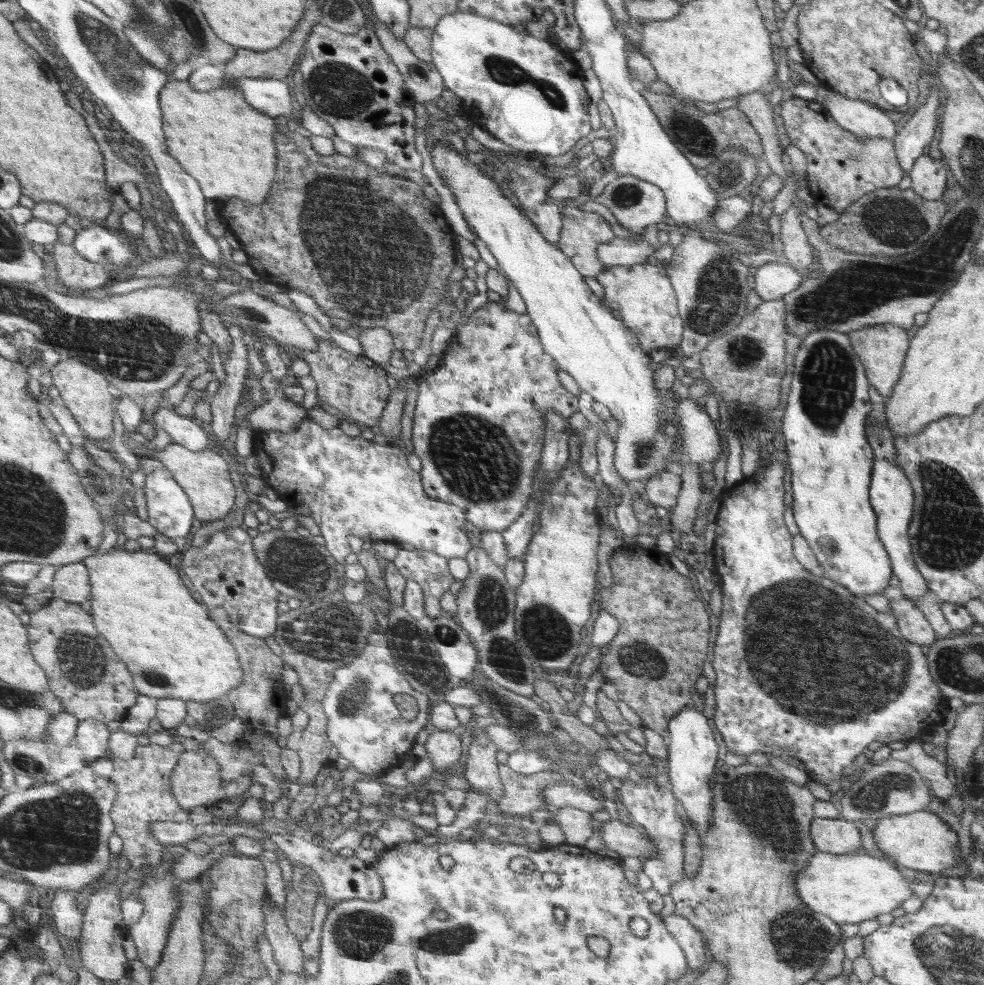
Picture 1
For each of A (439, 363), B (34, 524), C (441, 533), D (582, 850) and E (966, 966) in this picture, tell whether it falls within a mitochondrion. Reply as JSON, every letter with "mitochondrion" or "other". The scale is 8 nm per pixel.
{"A":"other","B":"mitochondrion","C":"other","D":"other","E":"mitochondrion"}

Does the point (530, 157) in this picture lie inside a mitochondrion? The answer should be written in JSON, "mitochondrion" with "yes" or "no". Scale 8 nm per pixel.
{"mitochondrion":"no"}

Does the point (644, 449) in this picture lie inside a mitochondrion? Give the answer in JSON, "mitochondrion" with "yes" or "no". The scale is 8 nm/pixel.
{"mitochondrion":"yes"}

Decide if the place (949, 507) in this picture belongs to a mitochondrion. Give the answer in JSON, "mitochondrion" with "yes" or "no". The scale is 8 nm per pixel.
{"mitochondrion":"yes"}

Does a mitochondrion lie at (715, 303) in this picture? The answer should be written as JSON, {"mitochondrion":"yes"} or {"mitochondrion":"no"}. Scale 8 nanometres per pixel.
{"mitochondrion":"yes"}

